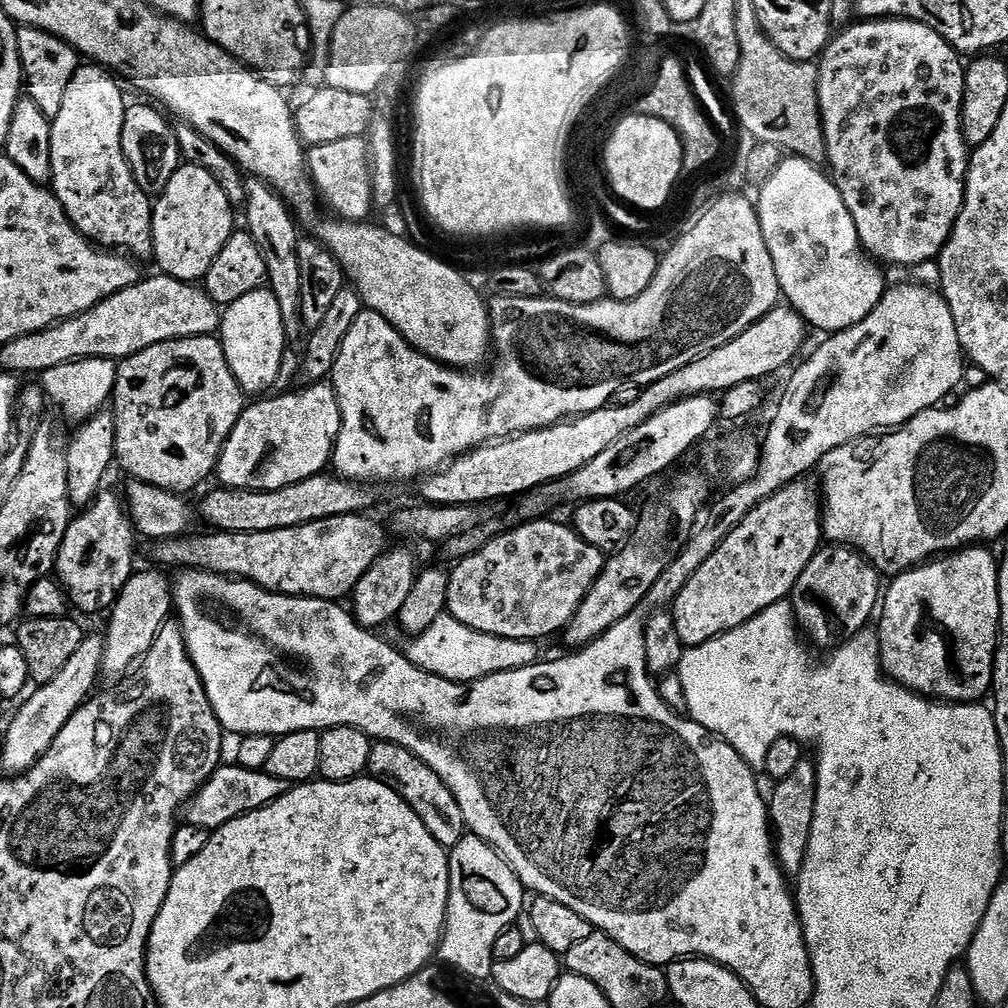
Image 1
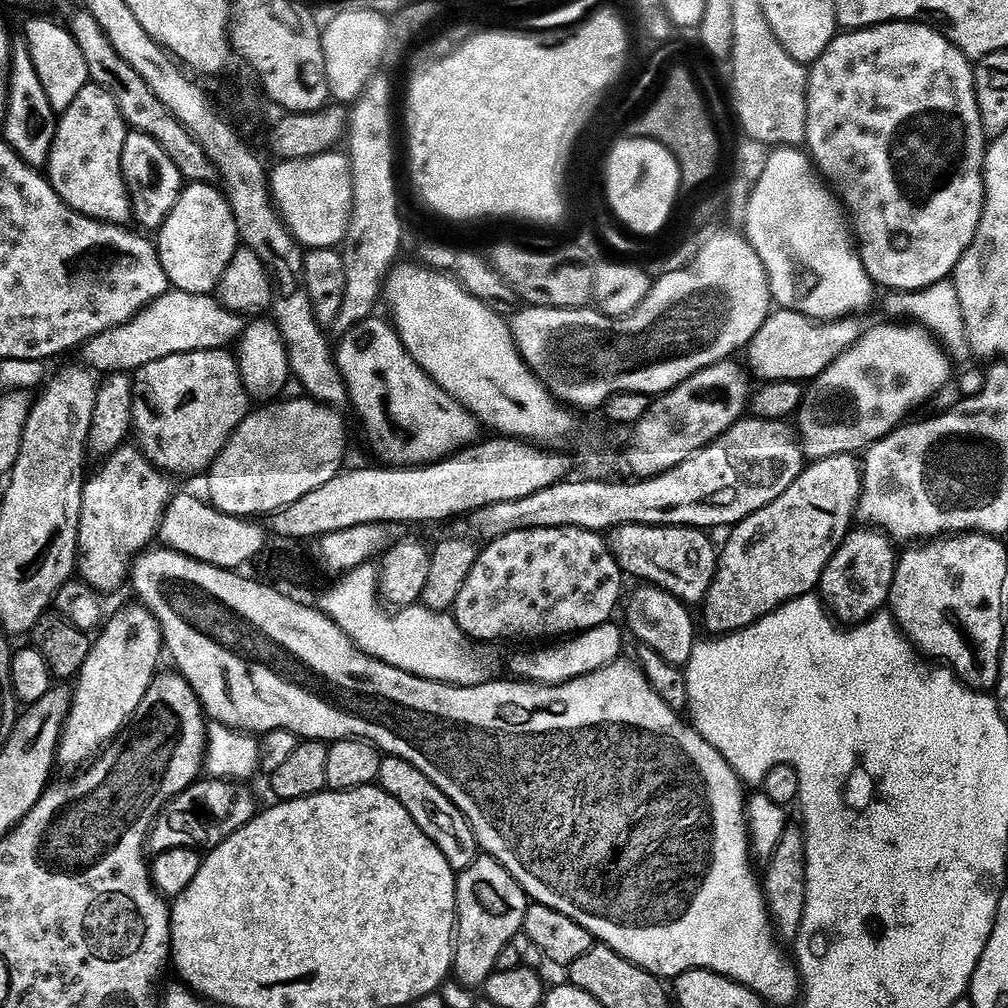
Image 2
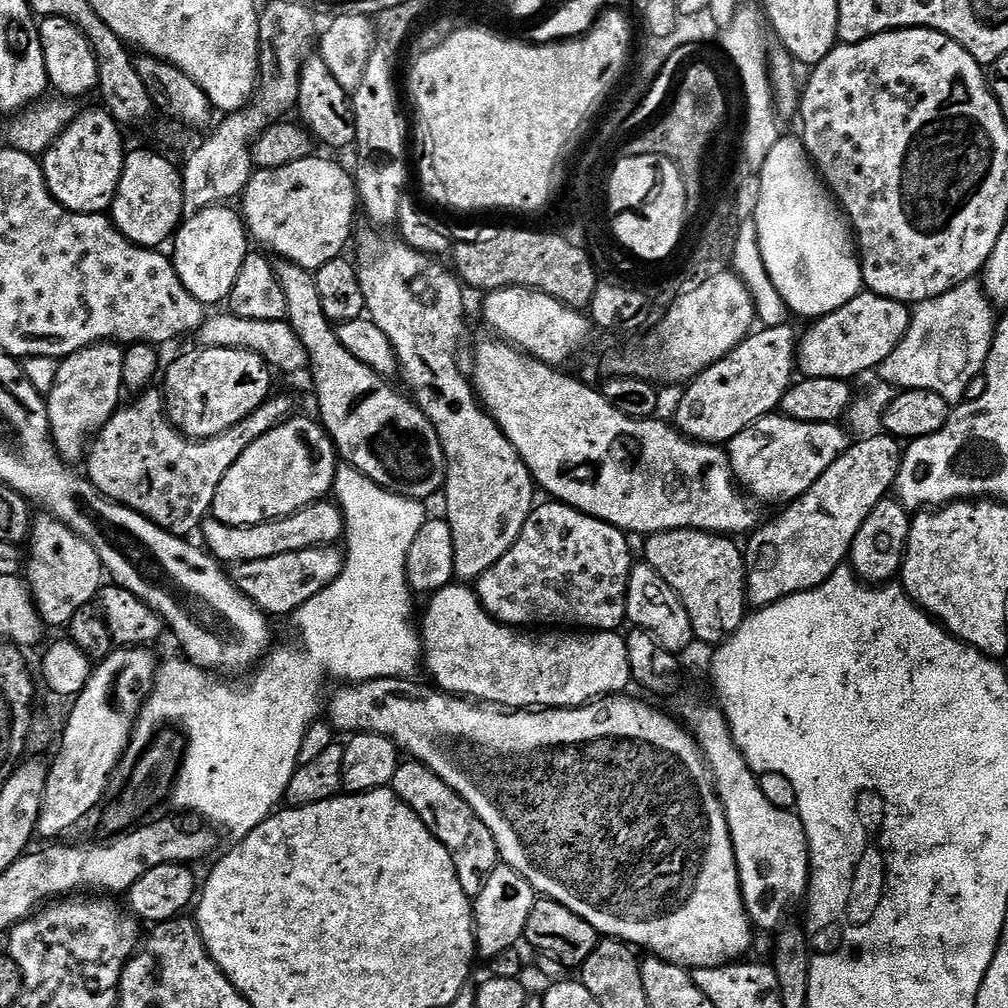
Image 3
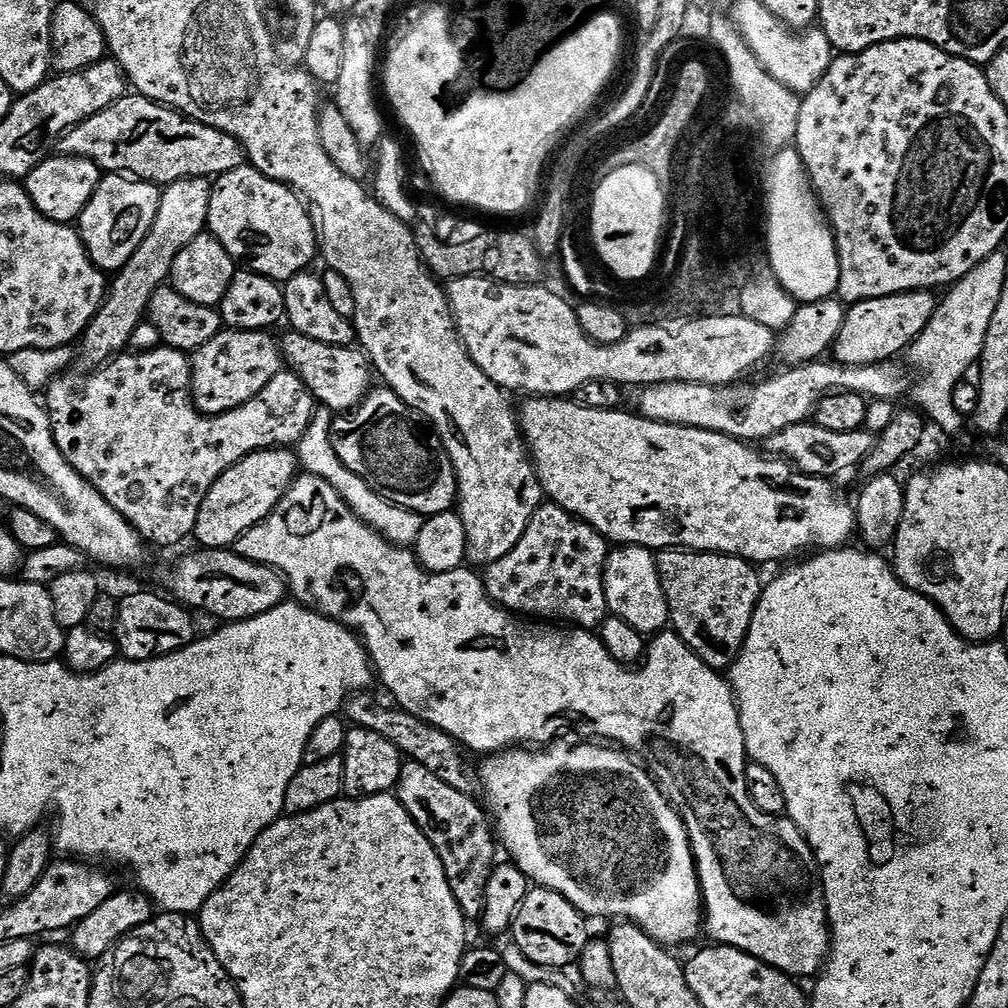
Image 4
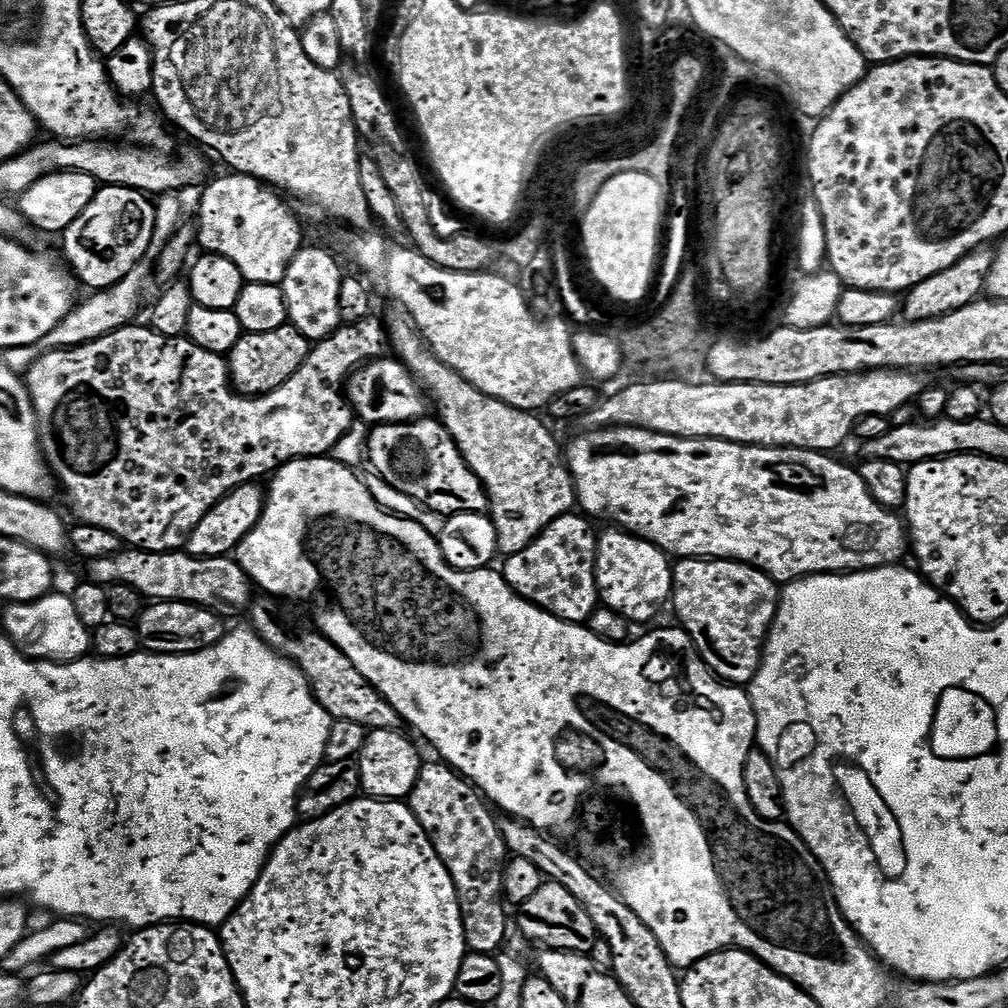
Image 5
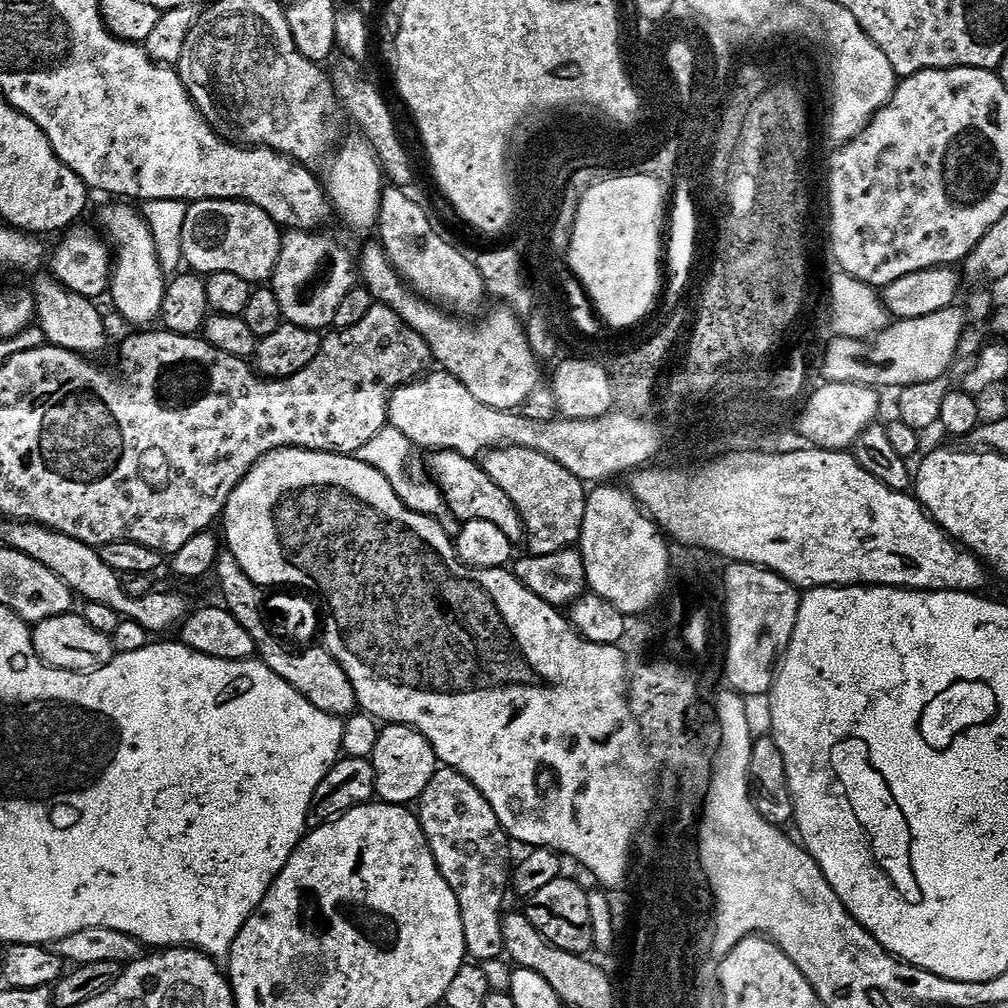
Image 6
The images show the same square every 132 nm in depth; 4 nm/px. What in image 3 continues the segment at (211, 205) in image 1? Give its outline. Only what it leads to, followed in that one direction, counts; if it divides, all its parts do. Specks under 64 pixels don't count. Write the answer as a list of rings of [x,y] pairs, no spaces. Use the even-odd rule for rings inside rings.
[[[228,206],[202,208],[189,216],[174,233],[176,249],[170,252],[171,262],[176,267],[182,286],[186,286],[188,293],[199,304],[223,305],[234,286],[234,278],[238,278],[238,270],[242,270],[242,262],[250,255],[250,237],[244,221],[237,213],[235,216]]]

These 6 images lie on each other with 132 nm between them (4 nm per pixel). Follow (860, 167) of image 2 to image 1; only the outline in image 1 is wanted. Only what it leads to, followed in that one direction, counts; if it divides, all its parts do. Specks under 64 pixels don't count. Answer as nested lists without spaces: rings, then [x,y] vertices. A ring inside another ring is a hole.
[[[881,18],[878,20],[864,20],[859,23],[853,23],[851,26],[845,27],[841,31],[845,32],[840,37],[837,35],[829,43],[818,60],[820,77],[816,83],[816,89],[818,90],[818,102],[820,103],[820,120],[824,124],[824,146],[828,155],[826,164],[830,169],[830,179],[842,194],[842,202],[846,202],[846,210],[850,210],[850,218],[854,218],[858,238],[864,246],[864,251],[869,256],[888,266],[925,263],[930,256],[929,253],[920,252],[920,248],[933,248],[933,250],[943,248],[948,240],[949,230],[956,225],[960,206],[964,202],[964,180],[961,177],[956,177],[956,175],[959,172],[961,175],[965,171],[966,156],[956,151],[962,148],[962,136],[957,130],[962,126],[960,103],[964,97],[964,73],[966,68],[963,63],[960,65],[961,57],[956,49],[950,47],[937,32],[930,30],[930,26],[919,24],[917,20]]]

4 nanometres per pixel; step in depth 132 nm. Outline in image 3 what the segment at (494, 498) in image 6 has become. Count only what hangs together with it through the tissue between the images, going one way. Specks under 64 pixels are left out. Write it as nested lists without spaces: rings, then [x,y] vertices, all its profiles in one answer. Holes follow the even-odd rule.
[[[287,262],[277,263],[275,270],[286,294],[286,319],[308,355],[320,407],[319,423],[332,439],[339,459],[383,488],[410,500],[427,501],[428,492],[420,487],[432,480],[436,490],[443,489],[446,475],[444,451],[434,426],[407,395],[399,396],[384,381],[387,379],[383,375],[358,362],[354,354],[342,346],[331,321],[324,317],[311,271]]]

